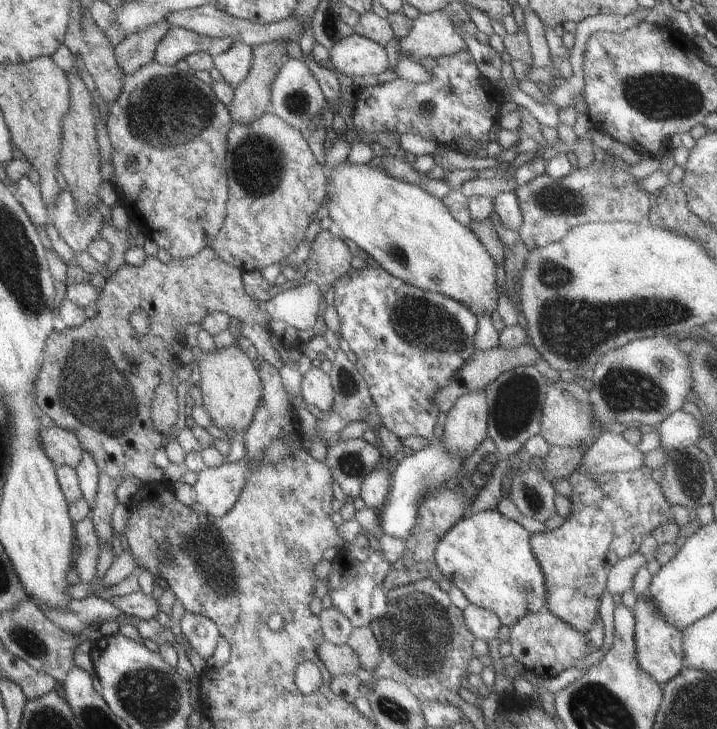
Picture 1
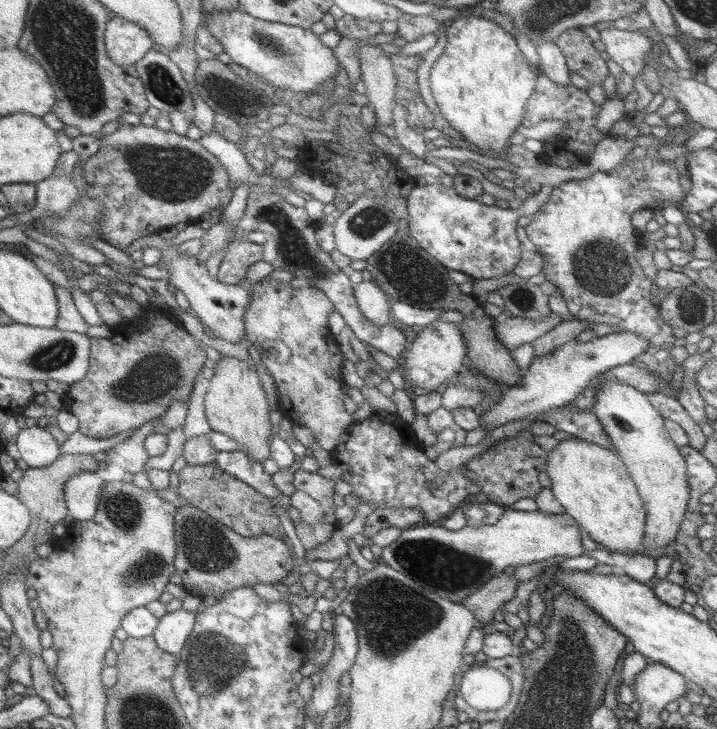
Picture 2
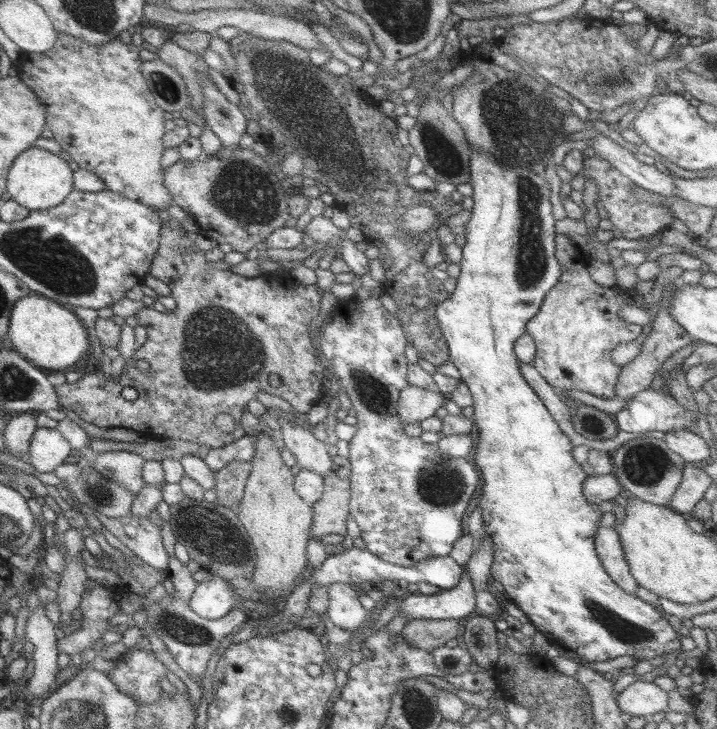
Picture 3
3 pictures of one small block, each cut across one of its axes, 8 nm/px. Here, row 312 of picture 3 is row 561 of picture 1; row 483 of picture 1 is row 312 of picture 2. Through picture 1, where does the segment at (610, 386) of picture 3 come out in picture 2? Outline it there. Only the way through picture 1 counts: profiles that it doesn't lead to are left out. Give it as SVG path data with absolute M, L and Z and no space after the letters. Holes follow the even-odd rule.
M635 159L635 162L631 164L626 163L625 166L617 166L608 171L595 171L591 173L591 175L583 177L583 179L565 181L553 186L550 198L539 207L536 214L533 213L531 221L520 230L520 235L524 235L533 244L537 253L541 255L541 261L543 261L541 272L545 280L551 282L551 284L555 286L556 292L561 294L569 314L575 319L585 319L587 322L617 326L617 330L621 332L635 333L643 337L643 339L645 339L645 350L643 350L639 356L635 356L633 360L629 360L629 363L635 364L641 369L645 369L645 371L649 371L649 373L653 373L655 377L659 377L661 381L665 381L667 384L669 384L671 374L673 374L676 365L669 357L669 350L673 348L675 337L673 336L673 332L671 332L671 327L660 318L657 308L655 308L652 300L649 298L651 294L649 290L649 288L651 288L651 281L645 277L645 274L641 271L641 267L637 264L637 261L635 261L635 251L641 248L642 236L640 232L636 231L633 226L631 226L630 218L631 214L636 210L650 209L651 204L653 204L655 200L659 200L659 202L665 204L677 204L682 200L684 195L685 193L679 183L679 176L677 175L677 169L675 169L674 163L673 166L643 166L641 159Z

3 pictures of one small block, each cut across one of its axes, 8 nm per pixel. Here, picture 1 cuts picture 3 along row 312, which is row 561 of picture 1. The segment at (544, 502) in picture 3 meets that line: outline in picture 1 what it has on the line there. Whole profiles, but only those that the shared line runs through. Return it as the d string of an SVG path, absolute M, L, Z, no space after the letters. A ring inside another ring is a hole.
M495 509L467 513L459 519L437 543L433 564L453 586L461 590L467 602L490 610L503 626L510 627L524 614L539 610L545 602L543 576L529 548L529 533L515 521L500 515Z

